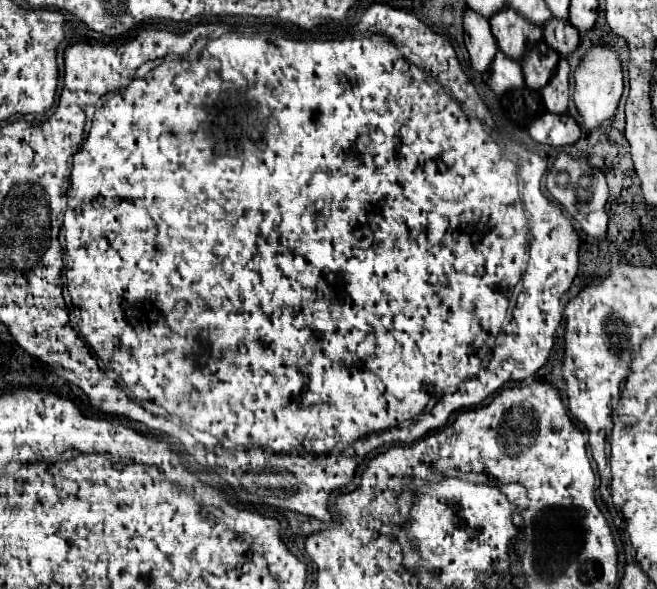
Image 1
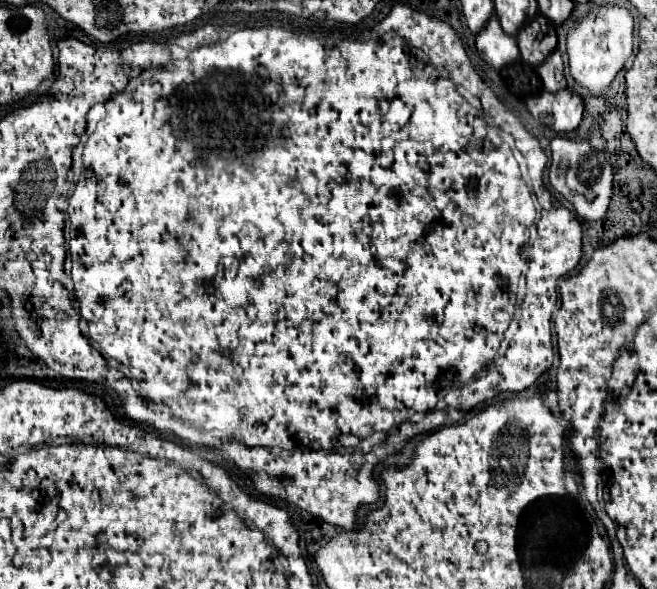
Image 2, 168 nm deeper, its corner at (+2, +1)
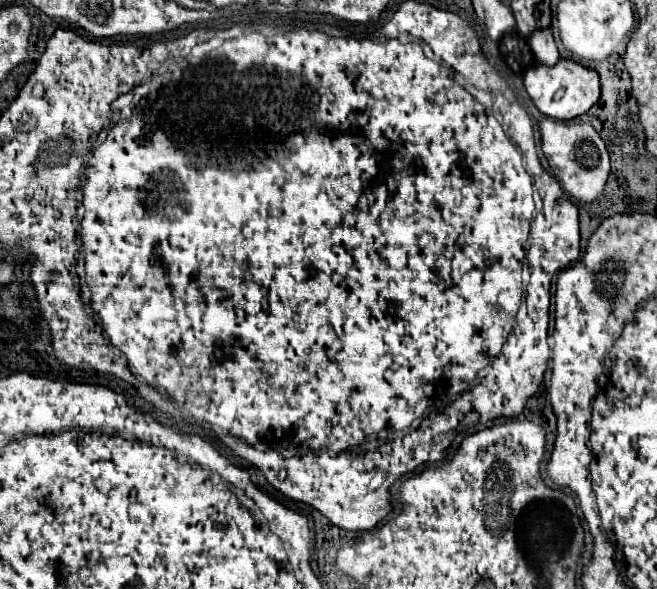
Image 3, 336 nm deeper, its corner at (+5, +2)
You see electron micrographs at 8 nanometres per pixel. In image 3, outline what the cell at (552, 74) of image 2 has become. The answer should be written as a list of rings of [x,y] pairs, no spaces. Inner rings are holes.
[[[538,29],[530,35],[530,47],[536,55],[538,61],[546,63],[546,65],[554,65],[560,55],[558,55],[558,47],[556,47],[556,41],[552,37],[552,31],[550,29]]]

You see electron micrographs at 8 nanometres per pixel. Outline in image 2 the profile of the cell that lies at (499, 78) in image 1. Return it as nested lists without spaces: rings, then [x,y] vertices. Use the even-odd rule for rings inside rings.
[[[493,16],[485,30],[477,36],[477,50],[483,62],[487,62],[493,70],[519,62],[519,48],[513,36],[507,36],[497,18]]]

